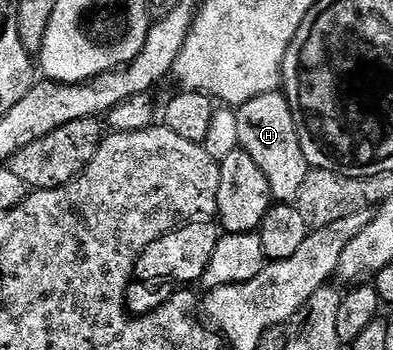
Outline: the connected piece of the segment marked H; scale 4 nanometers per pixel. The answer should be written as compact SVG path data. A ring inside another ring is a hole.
M283 91L267 92L250 98L250 102L239 105L236 112L236 140L239 147L250 158L254 158L258 170L266 174L266 182L272 191L273 201L292 204L302 190L302 182L308 176L310 165L298 138L294 114Z

